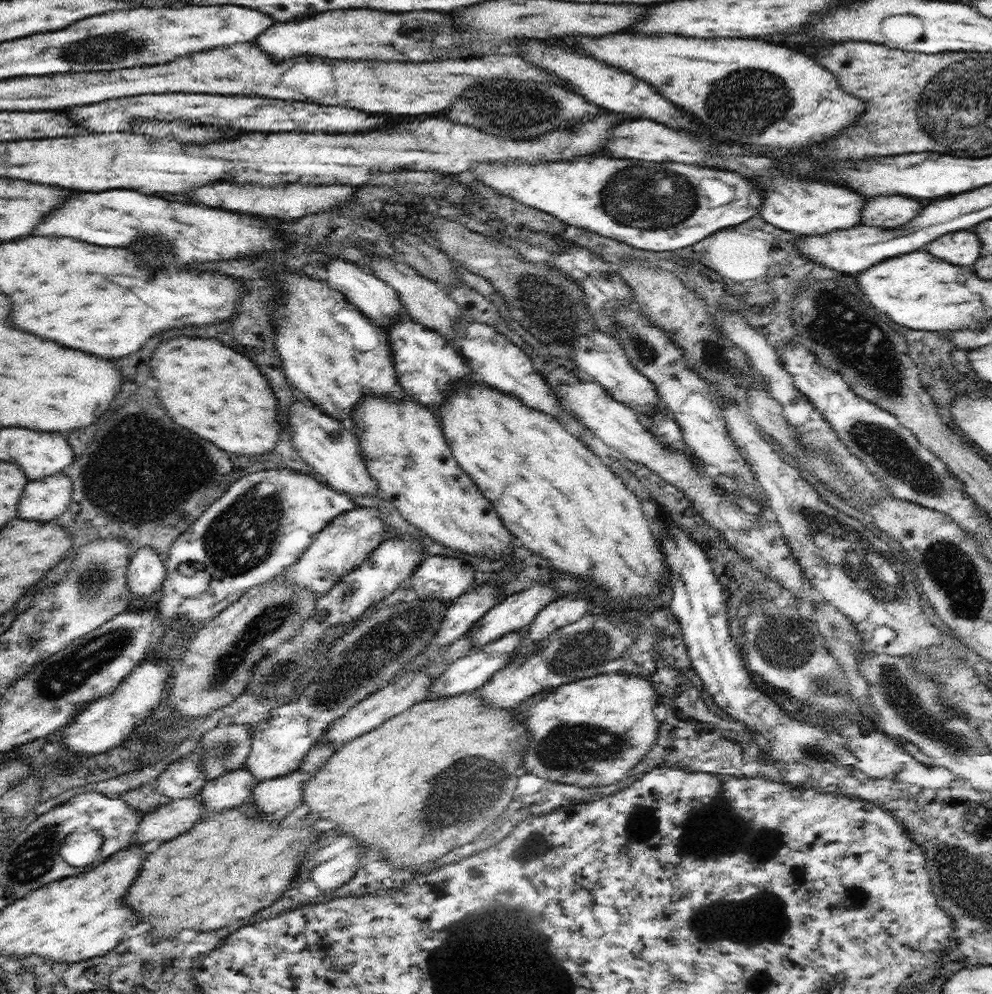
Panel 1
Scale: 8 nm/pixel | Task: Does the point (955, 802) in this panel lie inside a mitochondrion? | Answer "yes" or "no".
no

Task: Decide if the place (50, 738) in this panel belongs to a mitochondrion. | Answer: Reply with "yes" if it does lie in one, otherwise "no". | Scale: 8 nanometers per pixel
no

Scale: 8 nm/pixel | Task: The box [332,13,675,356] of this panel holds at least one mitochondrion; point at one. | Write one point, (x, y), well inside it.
(491, 105)

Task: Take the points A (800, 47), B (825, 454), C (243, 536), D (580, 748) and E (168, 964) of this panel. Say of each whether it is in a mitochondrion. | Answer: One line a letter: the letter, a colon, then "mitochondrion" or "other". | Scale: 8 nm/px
A: other
B: mitochondrion
C: mitochondrion
D: mitochondrion
E: other

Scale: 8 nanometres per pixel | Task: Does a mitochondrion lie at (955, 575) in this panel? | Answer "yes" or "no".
yes

